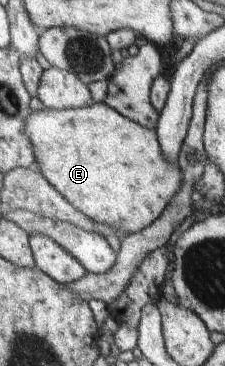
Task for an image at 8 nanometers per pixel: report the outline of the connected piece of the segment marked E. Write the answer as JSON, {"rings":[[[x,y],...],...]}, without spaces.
{"rings":[[[94,101],[90,106],[70,110],[44,108],[32,111],[24,123],[24,131],[32,141],[36,170],[78,211],[121,236],[140,233],[152,226],[184,187],[183,168],[179,161],[172,163],[167,159],[154,127],[132,121],[105,102]]]}

